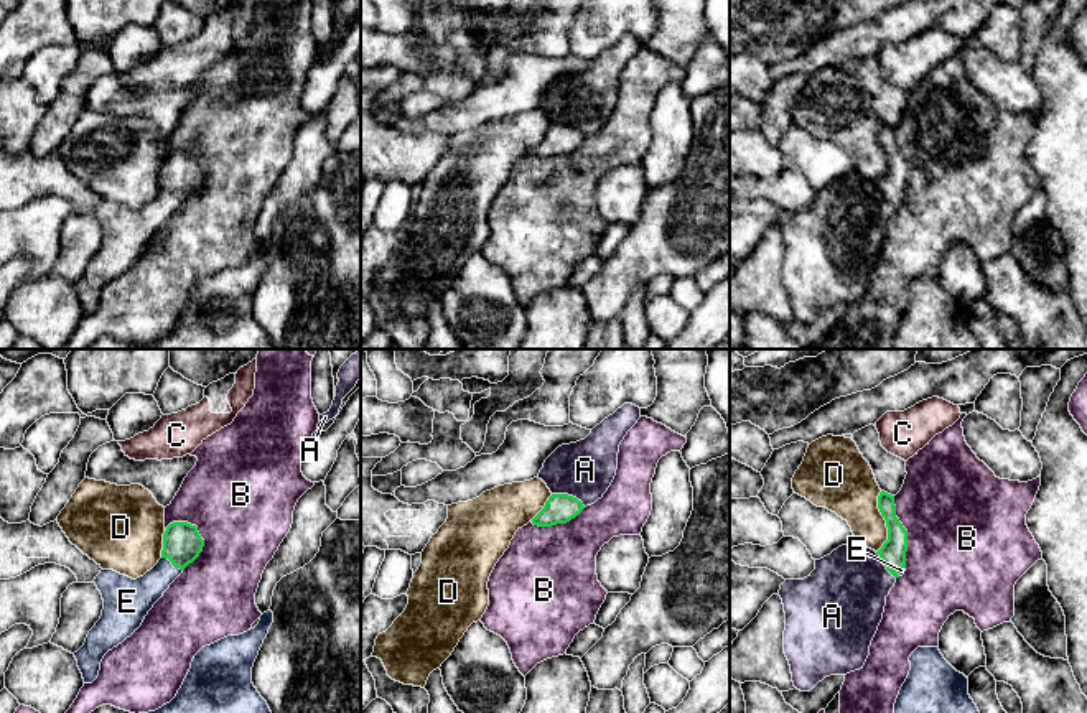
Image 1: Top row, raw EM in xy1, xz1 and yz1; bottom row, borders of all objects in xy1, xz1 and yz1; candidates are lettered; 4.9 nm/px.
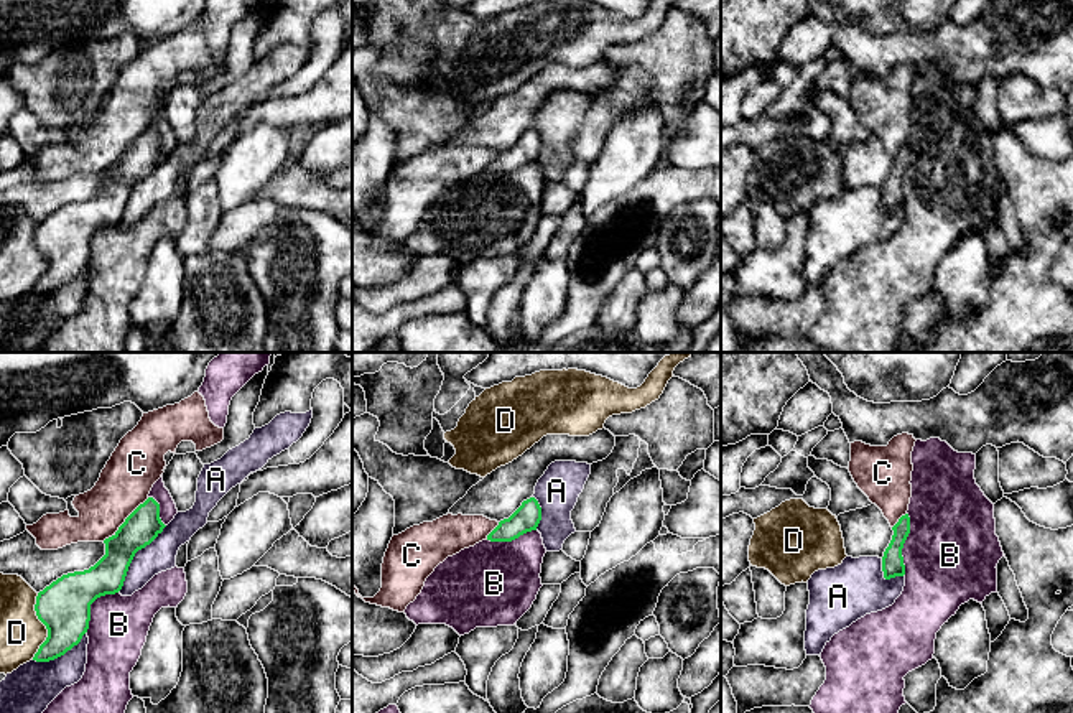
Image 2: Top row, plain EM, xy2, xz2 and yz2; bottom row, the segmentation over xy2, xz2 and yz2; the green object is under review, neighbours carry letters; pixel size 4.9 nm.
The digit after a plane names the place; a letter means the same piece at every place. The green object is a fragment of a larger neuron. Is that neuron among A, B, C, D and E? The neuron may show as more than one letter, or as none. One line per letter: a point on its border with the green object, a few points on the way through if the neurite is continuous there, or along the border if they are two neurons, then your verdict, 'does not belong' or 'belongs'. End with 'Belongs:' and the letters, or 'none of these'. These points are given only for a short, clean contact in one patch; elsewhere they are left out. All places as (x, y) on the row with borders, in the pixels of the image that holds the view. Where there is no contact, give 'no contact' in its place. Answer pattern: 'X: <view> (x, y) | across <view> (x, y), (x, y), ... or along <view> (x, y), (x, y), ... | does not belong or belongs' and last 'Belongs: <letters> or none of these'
A: xy2 (134, 555) | does not belong
B: xy1 (200, 537) | does not belong
C: xy2 (125, 521) | along xy2 (148, 498), (102, 540) | does not belong
D: xy2 (45, 624) | does not belong
E: xy1 (172, 563) | across xy1 (181, 542), (172, 563), (134, 598) | belongs
Belongs: E

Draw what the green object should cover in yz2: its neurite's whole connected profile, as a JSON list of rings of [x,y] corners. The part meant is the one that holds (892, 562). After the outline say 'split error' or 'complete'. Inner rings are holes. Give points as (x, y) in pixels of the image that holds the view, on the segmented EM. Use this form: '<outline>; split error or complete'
[[[908,514],[902,515],[899,522],[892,527],[892,530],[892,540],[882,557],[882,571],[885,580],[905,575],[902,548],[910,534]]]; complete

